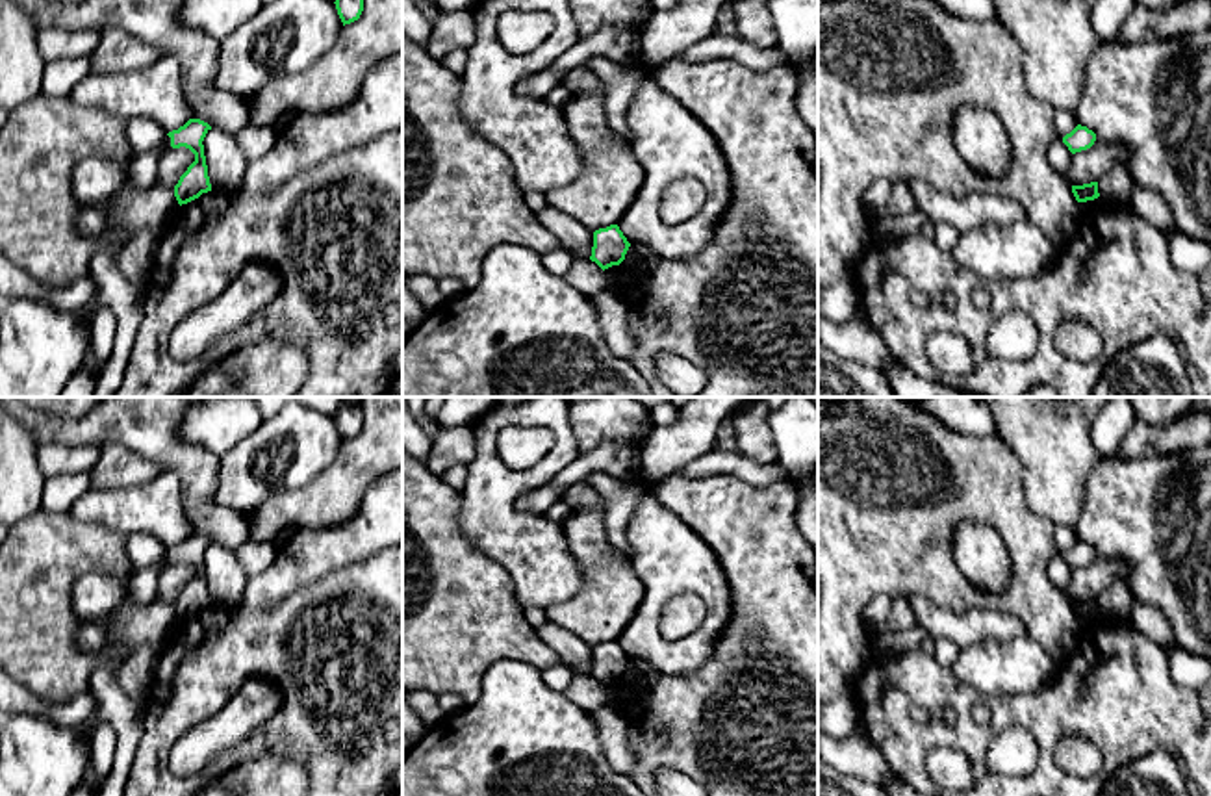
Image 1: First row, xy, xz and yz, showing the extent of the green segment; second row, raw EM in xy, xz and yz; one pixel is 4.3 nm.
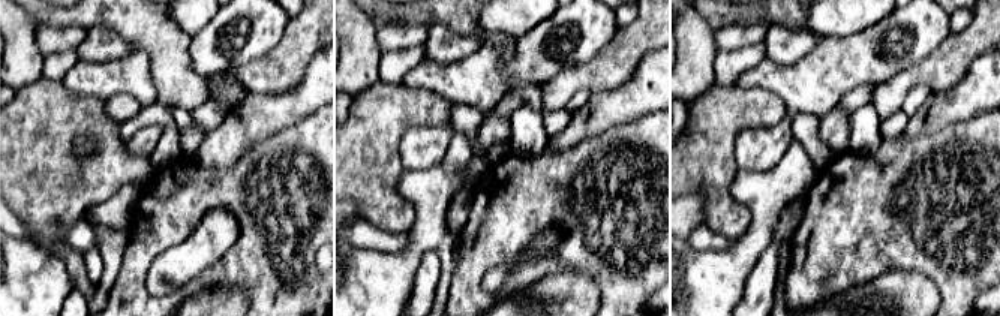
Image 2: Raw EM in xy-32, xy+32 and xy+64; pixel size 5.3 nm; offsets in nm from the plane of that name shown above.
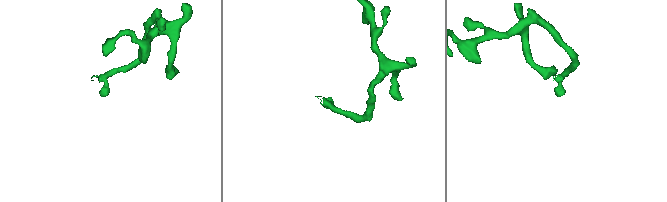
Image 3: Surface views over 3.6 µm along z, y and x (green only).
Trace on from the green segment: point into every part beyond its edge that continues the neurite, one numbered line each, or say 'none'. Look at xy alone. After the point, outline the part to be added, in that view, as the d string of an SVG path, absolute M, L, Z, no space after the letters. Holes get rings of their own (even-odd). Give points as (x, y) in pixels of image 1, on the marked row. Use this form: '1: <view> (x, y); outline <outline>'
1: xy (143, 166); outline M167 135L167 141L158 148L143 154L135 154L130 161L130 180L135 189L147 191L152 187L158 187L156 184L156 167L158 160L163 152L171 150L171 137Z

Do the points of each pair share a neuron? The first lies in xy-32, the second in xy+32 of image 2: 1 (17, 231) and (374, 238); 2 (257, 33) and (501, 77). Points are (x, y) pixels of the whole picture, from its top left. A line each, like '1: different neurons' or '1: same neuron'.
1: same neuron
2: same neuron

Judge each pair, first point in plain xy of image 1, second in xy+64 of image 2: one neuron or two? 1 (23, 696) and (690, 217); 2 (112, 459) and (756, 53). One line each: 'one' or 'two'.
1: two
2: two

